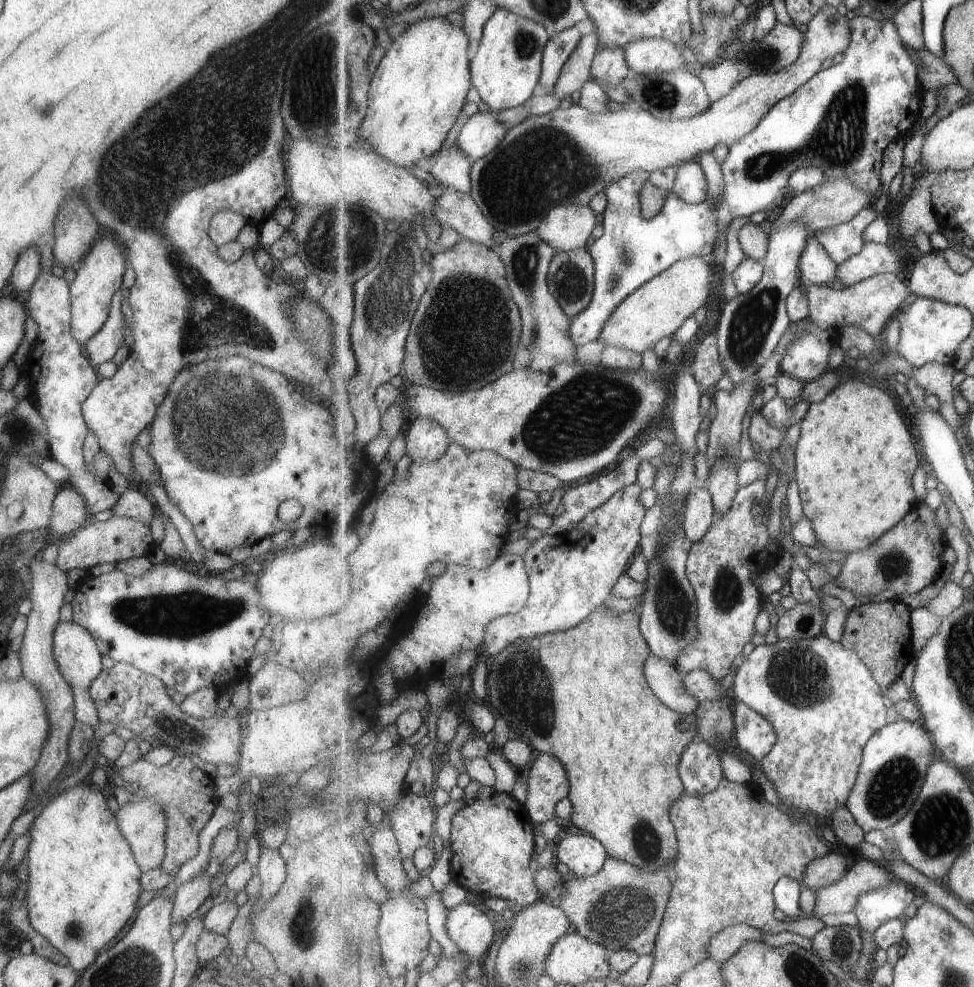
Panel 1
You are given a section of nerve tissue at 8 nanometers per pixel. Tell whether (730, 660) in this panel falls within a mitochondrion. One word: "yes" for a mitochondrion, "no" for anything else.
no

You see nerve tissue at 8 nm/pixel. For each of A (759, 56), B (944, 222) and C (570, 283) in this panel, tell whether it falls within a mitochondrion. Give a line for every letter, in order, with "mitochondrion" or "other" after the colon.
A: mitochondrion
B: other
C: mitochondrion

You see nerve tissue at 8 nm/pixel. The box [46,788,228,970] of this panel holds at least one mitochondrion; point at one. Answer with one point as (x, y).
(73, 932)

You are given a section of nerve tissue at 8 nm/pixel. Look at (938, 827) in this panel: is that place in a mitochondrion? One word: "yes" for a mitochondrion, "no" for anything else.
yes

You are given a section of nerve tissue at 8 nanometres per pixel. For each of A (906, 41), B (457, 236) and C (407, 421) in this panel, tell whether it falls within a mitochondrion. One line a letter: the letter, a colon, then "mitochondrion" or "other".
A: other
B: other
C: other

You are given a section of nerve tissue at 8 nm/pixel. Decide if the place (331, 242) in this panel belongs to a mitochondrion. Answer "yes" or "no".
yes

